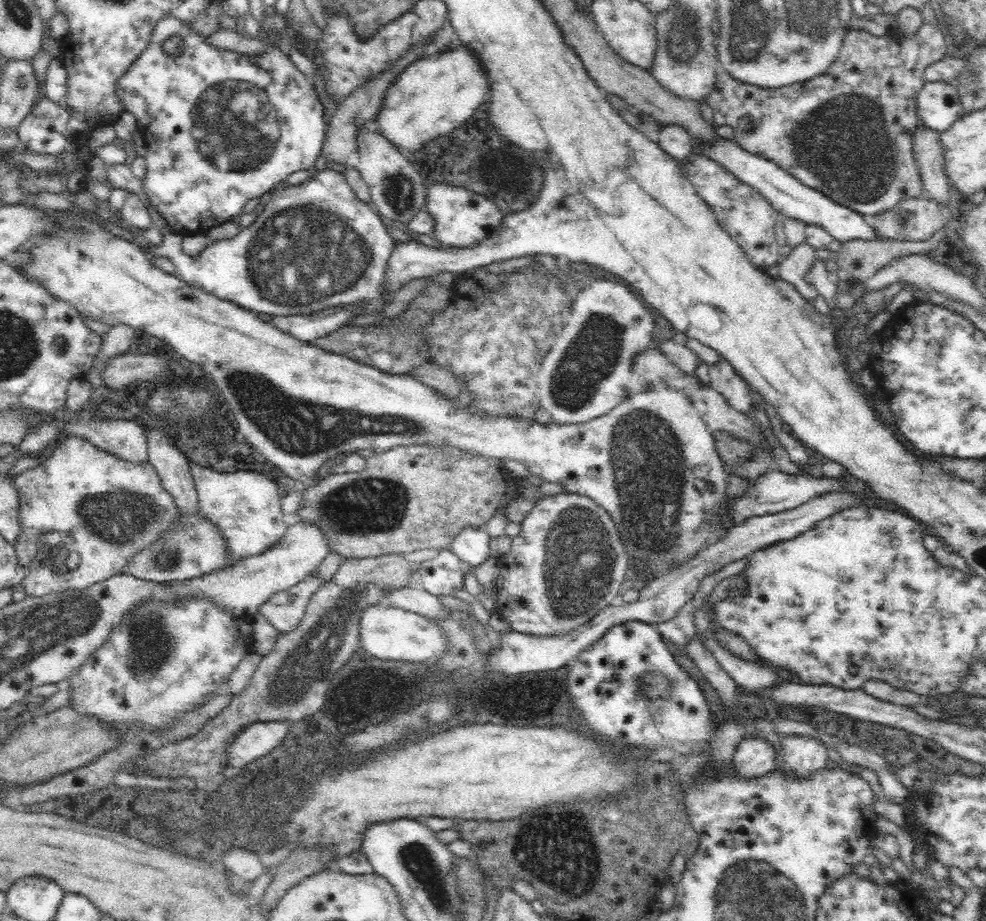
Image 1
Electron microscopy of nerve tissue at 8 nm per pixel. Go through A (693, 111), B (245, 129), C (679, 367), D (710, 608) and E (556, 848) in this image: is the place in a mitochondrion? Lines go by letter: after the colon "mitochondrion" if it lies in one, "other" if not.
A: other
B: mitochondrion
C: other
D: other
E: mitochondrion

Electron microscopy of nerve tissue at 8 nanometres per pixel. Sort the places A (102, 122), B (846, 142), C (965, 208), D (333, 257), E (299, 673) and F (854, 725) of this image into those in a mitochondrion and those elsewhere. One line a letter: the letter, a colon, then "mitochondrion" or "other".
A: other
B: mitochondrion
C: other
D: mitochondrion
E: mitochondrion
F: other

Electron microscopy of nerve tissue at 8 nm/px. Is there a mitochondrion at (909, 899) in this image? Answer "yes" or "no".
no

